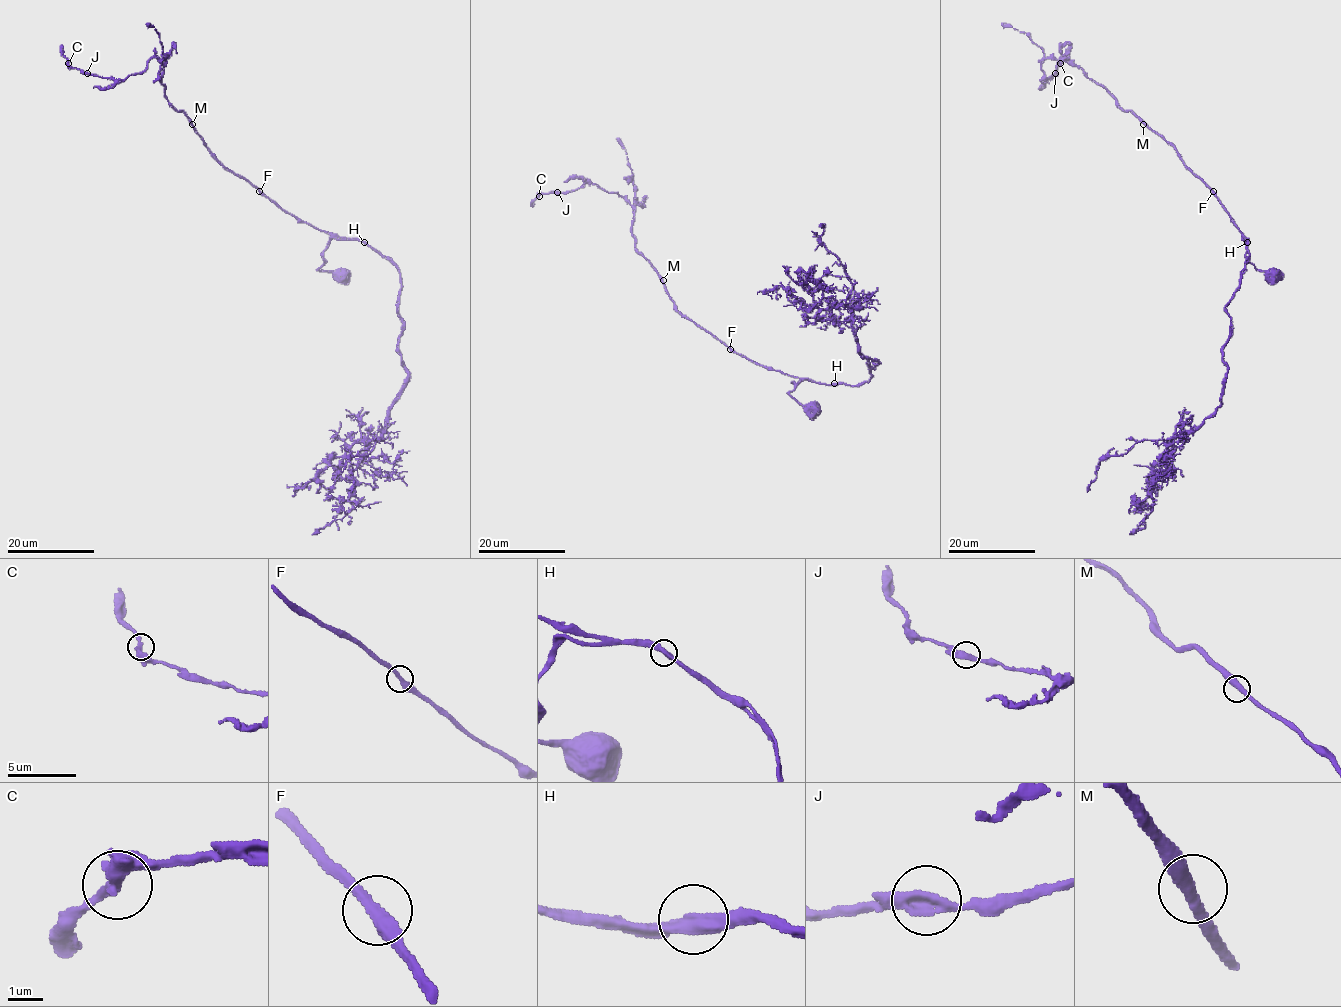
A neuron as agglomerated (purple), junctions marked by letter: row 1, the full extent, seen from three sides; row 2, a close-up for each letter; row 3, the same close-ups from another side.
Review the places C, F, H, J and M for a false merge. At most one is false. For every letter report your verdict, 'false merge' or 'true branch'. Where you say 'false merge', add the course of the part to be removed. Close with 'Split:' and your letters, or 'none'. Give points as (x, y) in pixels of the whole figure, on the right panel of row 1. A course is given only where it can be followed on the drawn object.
C: true branch
F: true branch
H: true branch
J: true branch
M: true branch
Split: none

